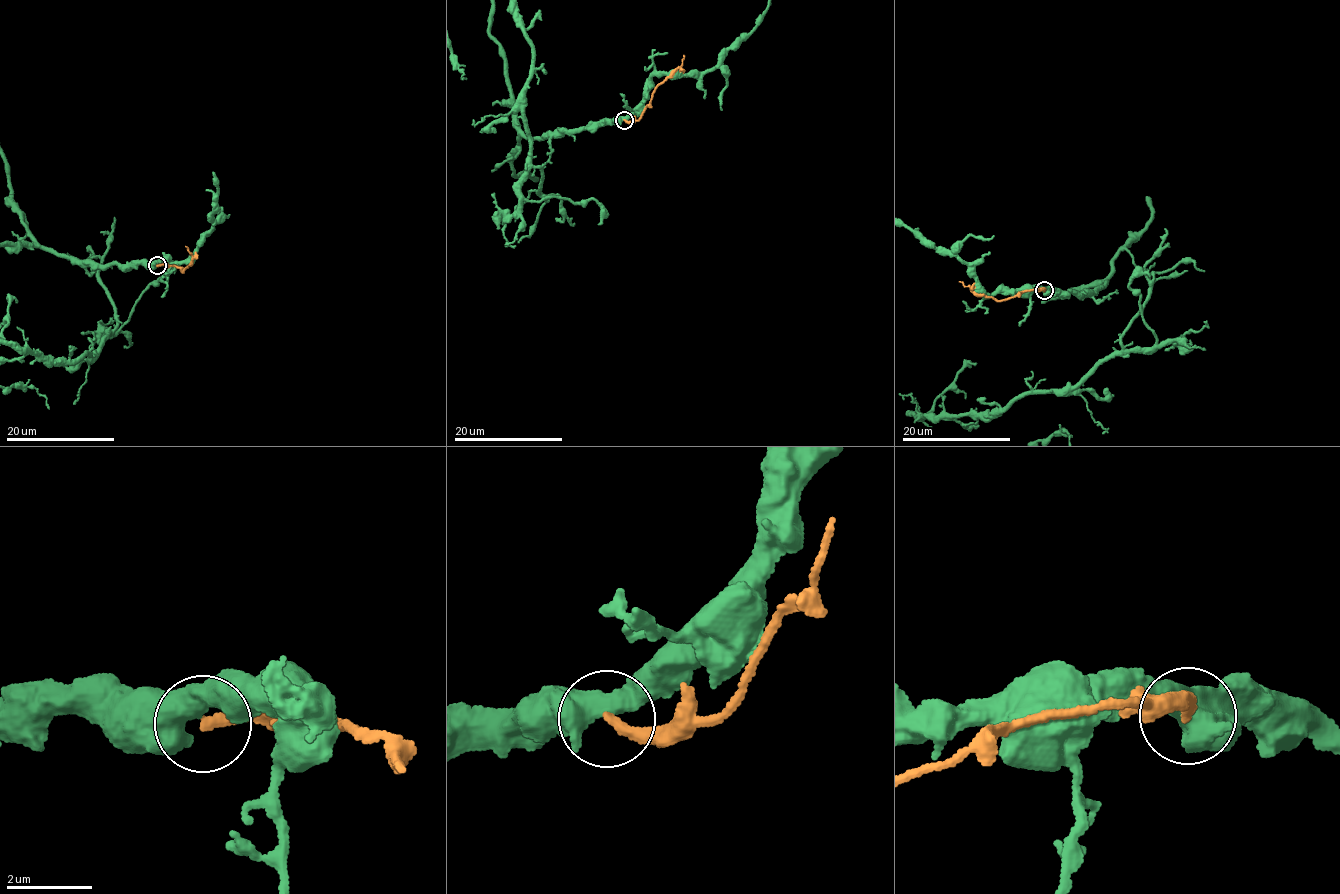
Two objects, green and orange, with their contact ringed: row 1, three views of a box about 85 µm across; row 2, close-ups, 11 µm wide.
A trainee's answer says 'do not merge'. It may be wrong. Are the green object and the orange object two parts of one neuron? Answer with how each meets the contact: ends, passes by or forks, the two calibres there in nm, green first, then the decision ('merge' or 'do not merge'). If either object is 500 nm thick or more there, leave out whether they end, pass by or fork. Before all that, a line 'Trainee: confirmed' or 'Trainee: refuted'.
Trainee: confirmed
green passes by; orange ends there; 480 nm thick on the green side, 240 nm on the other; do not merge

